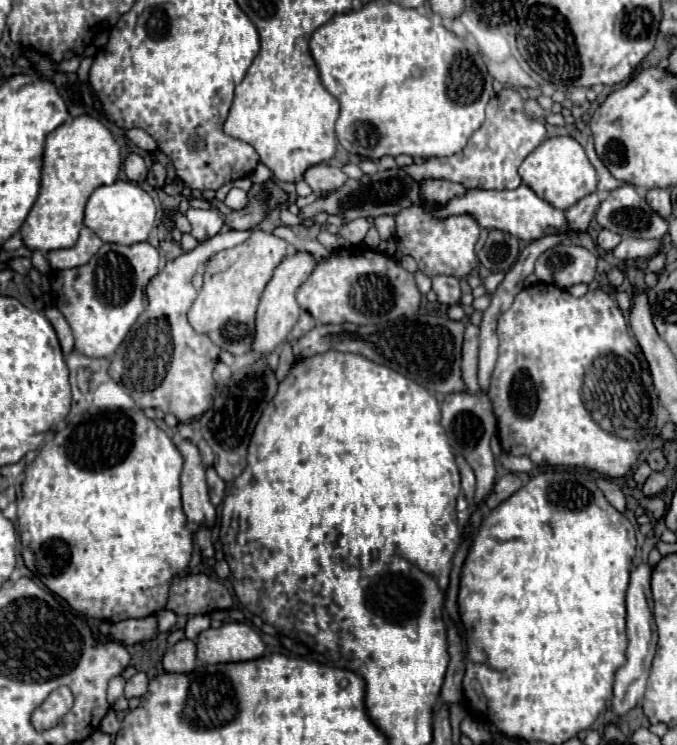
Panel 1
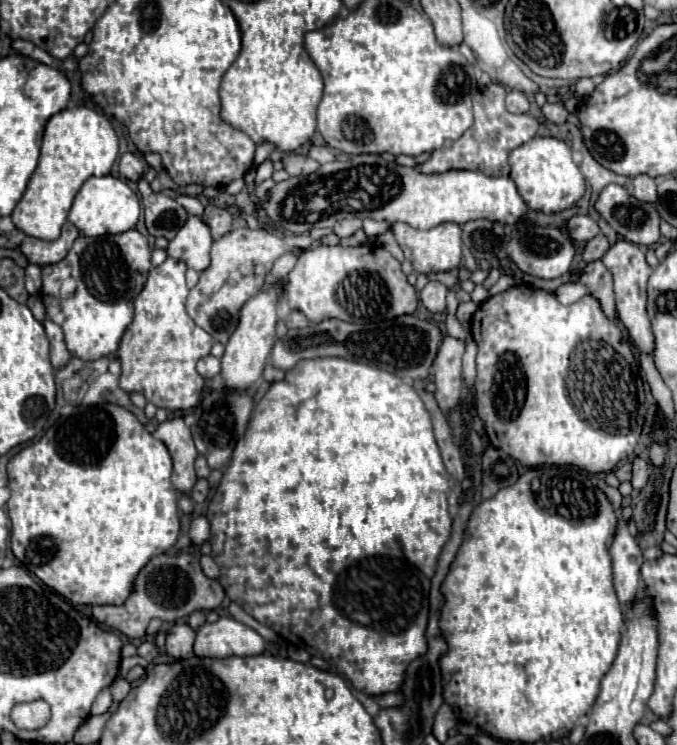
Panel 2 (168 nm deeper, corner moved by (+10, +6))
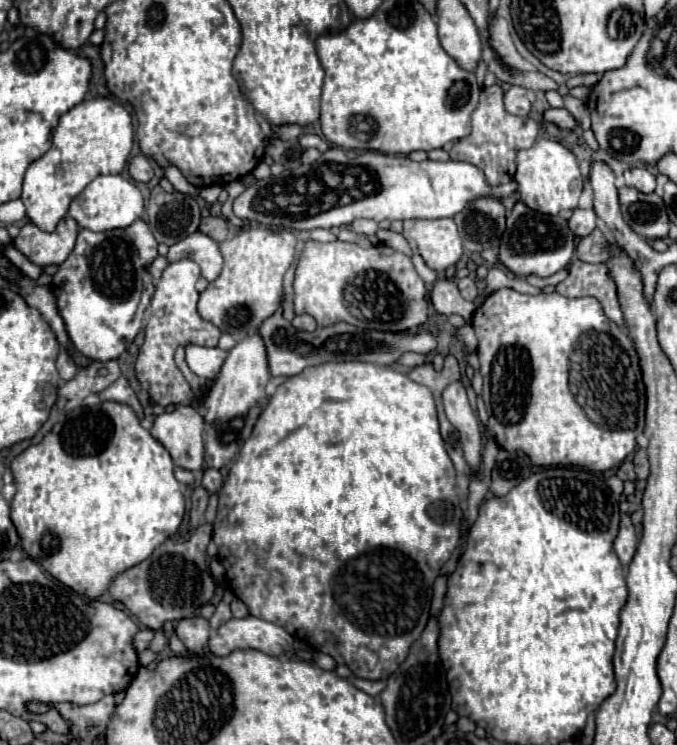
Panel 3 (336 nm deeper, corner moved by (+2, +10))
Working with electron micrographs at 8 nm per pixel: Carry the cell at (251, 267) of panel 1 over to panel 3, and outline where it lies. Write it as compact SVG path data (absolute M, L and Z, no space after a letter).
M244 227L232 239L222 241L220 253L224 257L224 267L218 279L208 283L200 293L200 317L236 339L256 331L280 305L282 277L294 259L294 247L296 237L290 231L272 231L268 227Z

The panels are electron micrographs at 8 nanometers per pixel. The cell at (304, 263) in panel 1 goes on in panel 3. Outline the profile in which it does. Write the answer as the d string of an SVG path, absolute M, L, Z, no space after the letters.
M248 333L228 351L228 357L220 369L220 375L204 401L206 411L208 411L204 415L206 423L218 421L218 417L244 417L248 413L248 409L264 397L268 379L270 379L270 369L268 369L266 343L262 339L262 335Z

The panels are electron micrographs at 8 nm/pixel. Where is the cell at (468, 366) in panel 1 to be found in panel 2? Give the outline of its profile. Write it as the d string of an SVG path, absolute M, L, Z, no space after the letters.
M444 337L438 357L434 359L436 401L444 415L450 413L450 409L454 409L460 399L462 355L464 355L464 343L452 337Z

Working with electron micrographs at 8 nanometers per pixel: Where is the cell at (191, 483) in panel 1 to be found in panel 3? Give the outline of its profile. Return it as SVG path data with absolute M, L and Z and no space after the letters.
M186 405L156 417L150 433L168 449L174 465L186 471L200 471L204 463L204 417Z

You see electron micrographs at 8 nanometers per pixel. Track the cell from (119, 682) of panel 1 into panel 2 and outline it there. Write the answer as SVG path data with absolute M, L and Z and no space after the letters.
M102 689L102 693L96 697L96 701L94 701L92 709L90 709L90 715L102 715L110 707L110 703L112 703L110 689Z

